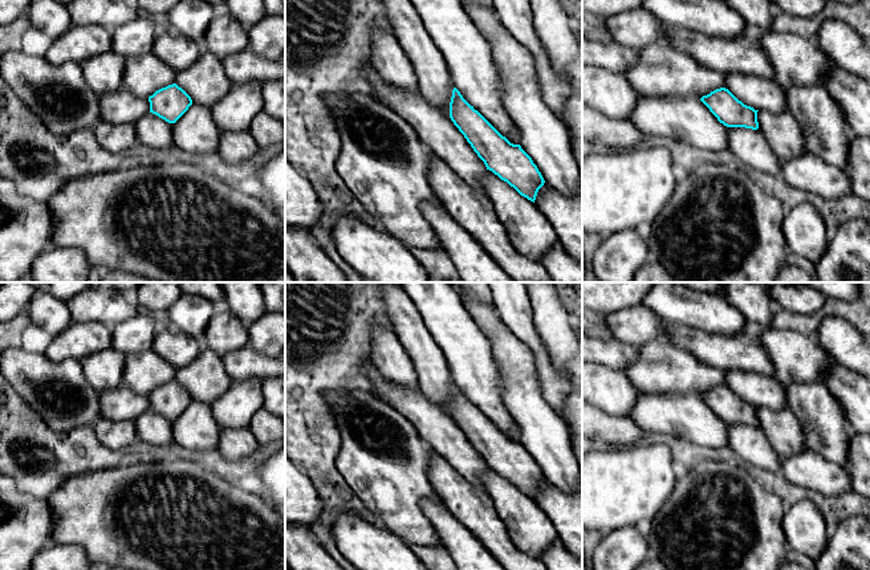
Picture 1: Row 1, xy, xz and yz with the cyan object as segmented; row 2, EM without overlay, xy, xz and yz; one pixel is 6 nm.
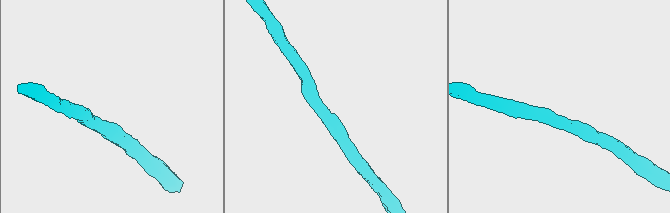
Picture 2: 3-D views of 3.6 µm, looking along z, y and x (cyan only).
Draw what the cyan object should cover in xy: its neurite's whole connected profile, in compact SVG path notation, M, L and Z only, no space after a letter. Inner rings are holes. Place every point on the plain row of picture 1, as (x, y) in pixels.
M176 380L156 387L149 394L150 410L175 420L192 402L191 394Z

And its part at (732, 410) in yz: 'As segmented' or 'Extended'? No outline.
As segmented

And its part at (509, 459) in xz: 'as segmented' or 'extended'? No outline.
as segmented

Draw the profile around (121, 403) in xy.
M126 386L99 392L102 418L119 422L134 422L138 416L150 410L147 395L139 395Z

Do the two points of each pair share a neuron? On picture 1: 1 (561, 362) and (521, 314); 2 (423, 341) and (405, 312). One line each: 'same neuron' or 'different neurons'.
1: different neurons
2: same neuron

